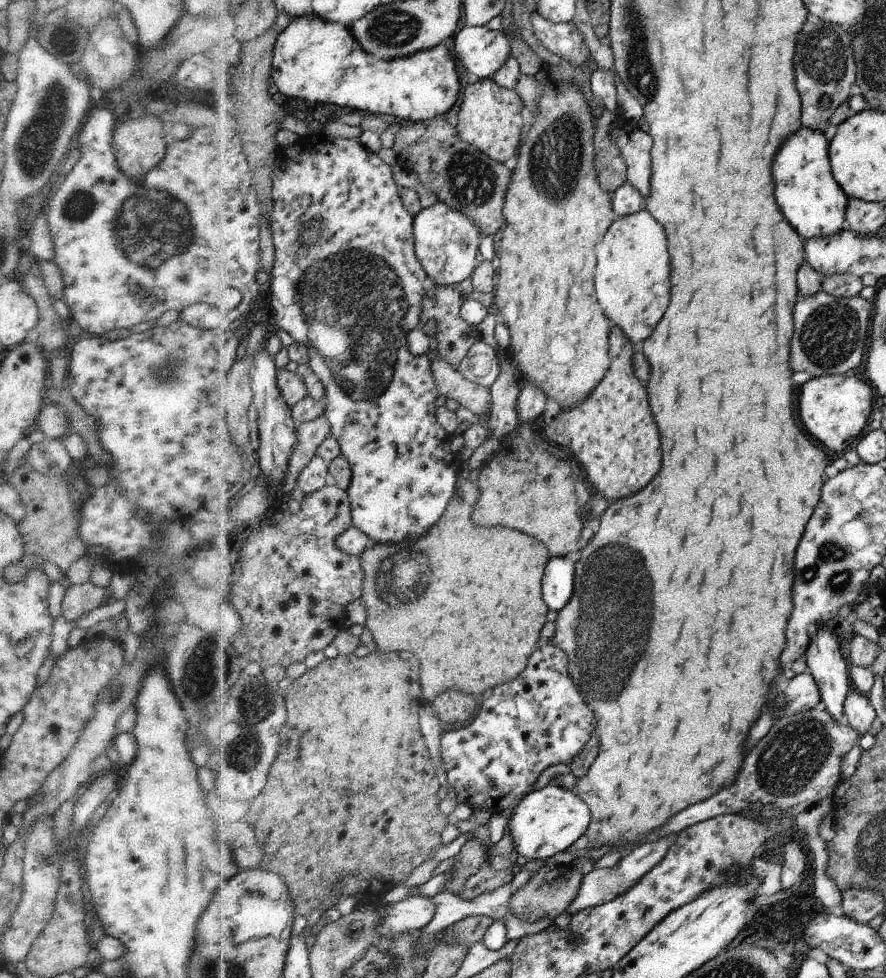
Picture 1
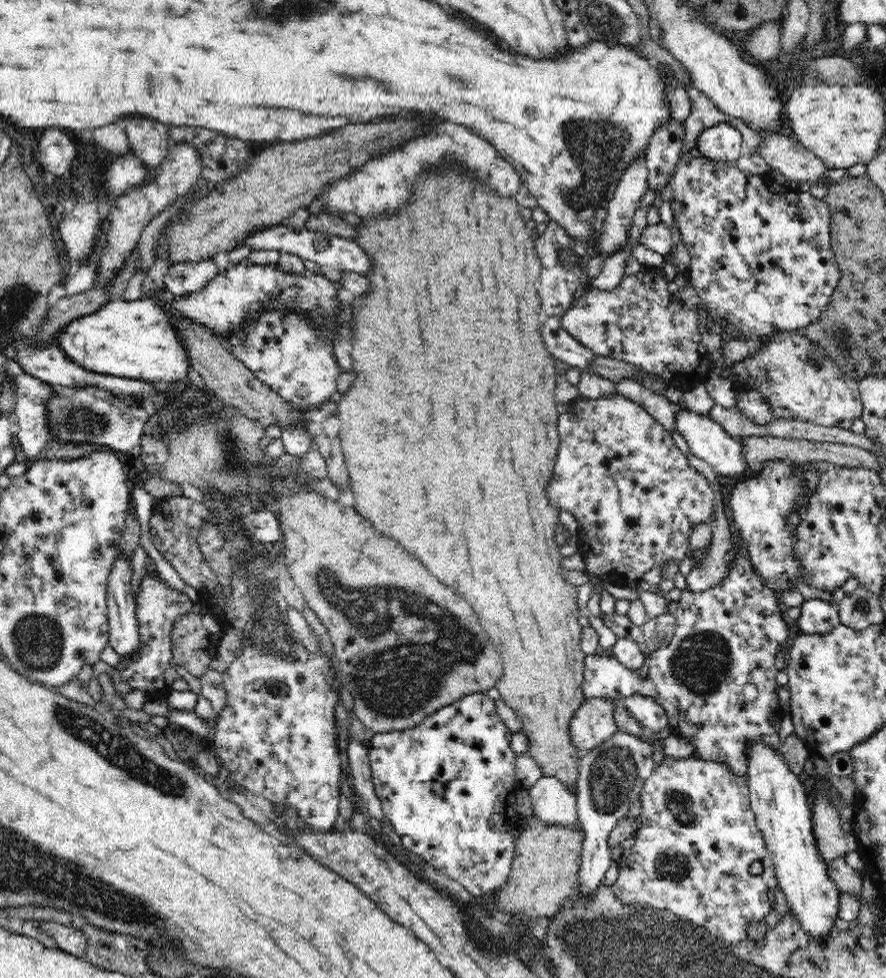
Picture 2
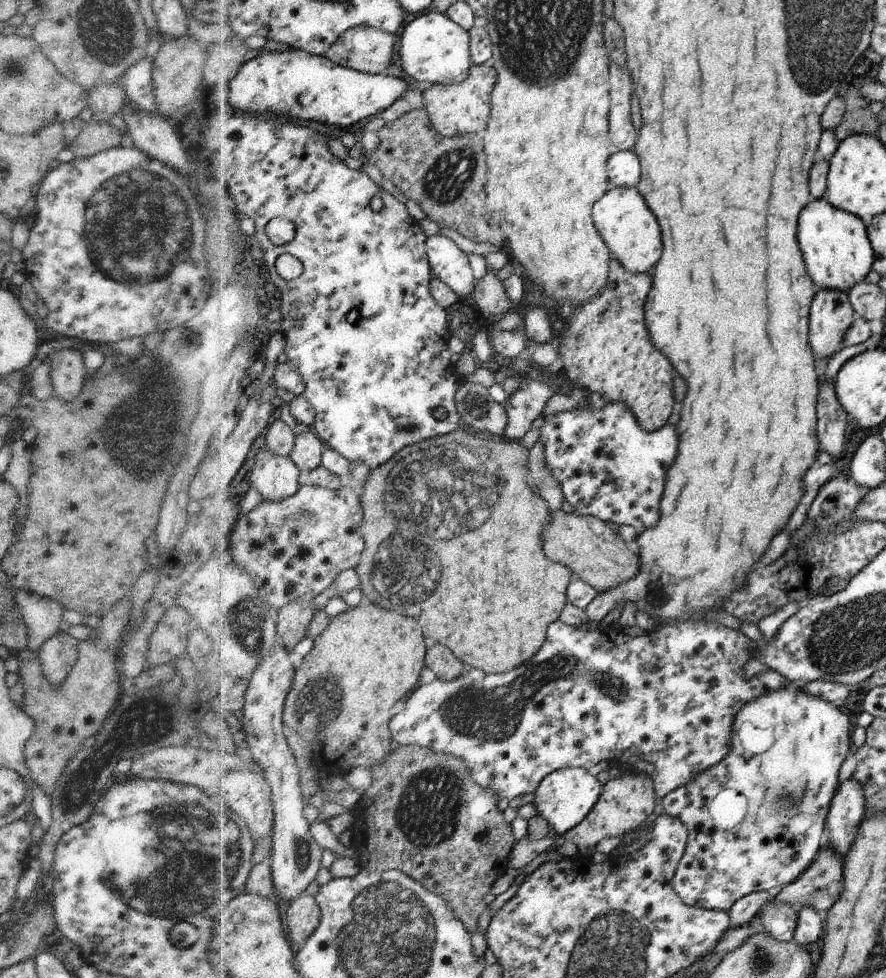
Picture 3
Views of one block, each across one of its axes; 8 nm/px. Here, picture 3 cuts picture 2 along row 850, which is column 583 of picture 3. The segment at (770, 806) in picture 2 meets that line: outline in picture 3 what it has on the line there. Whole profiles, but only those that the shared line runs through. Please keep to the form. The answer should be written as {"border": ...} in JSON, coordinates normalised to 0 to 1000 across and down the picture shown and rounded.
{"border":[[[639,784],[621,790],[612,798],[604,808],[600,821],[605,832],[620,843],[621,849],[625,848],[633,857],[637,857],[638,853],[641,853],[663,835],[663,832],[676,820],[679,812],[679,802],[660,785]]]}

